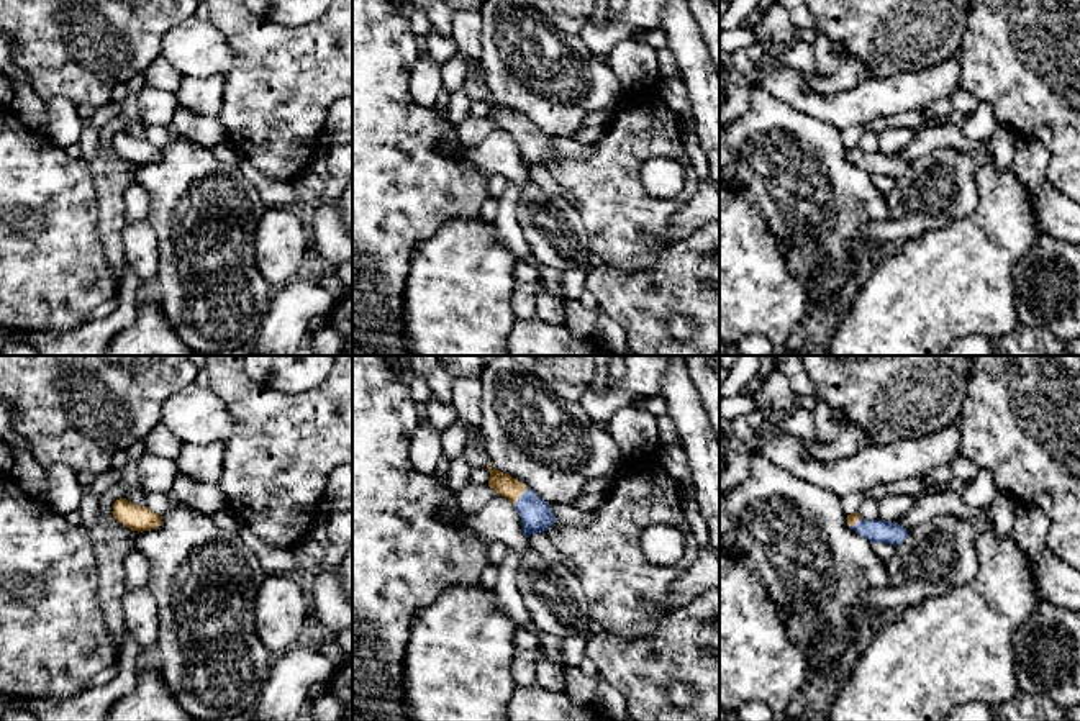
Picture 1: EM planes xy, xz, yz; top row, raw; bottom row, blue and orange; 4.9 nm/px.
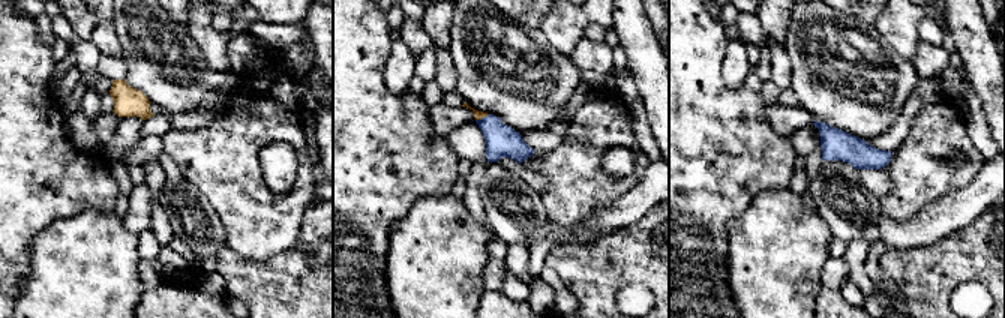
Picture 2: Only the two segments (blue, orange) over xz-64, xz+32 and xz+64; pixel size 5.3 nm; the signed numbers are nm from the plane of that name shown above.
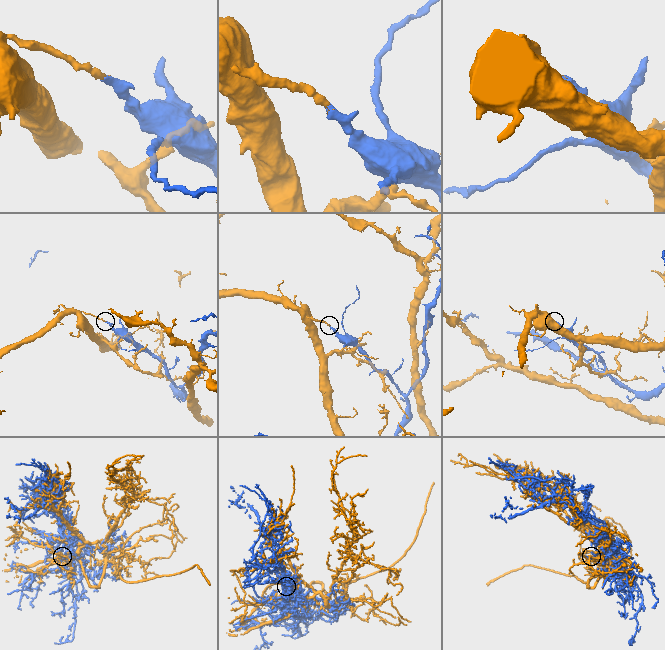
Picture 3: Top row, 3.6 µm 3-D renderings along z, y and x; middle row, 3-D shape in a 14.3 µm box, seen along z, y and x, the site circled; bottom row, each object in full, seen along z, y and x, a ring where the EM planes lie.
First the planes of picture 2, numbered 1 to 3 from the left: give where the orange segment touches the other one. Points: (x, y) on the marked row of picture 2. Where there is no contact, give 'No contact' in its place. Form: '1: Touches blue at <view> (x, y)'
1: No contact
2: Touches blue at xz+32 (483, 117)
3: No contact

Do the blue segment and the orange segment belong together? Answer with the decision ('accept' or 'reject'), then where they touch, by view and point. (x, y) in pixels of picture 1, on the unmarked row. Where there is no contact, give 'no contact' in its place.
reject; meets blue in xz at (520, 130)

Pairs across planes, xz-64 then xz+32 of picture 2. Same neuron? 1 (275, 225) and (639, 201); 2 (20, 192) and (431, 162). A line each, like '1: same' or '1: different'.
1: different
2: same

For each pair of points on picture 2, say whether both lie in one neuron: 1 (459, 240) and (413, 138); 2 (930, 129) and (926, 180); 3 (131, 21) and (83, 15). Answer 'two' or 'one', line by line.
1: two
2: one
3: two

